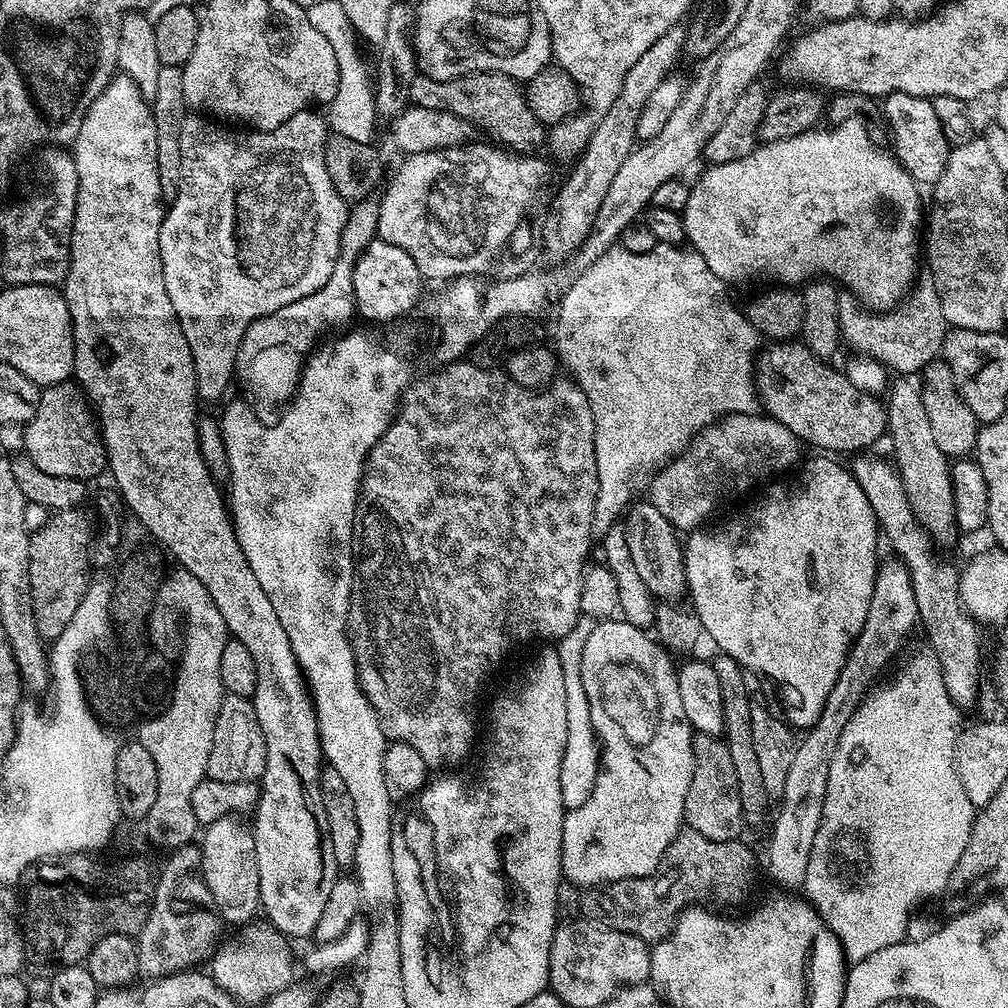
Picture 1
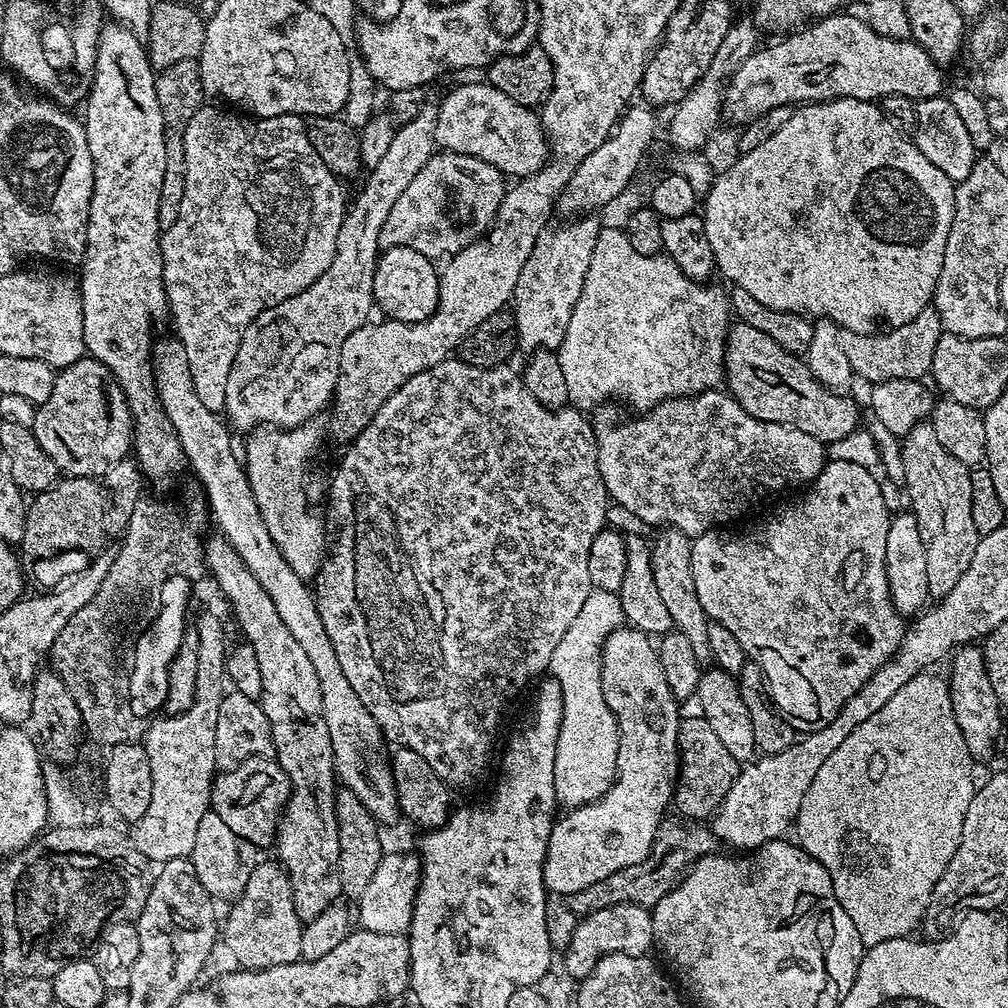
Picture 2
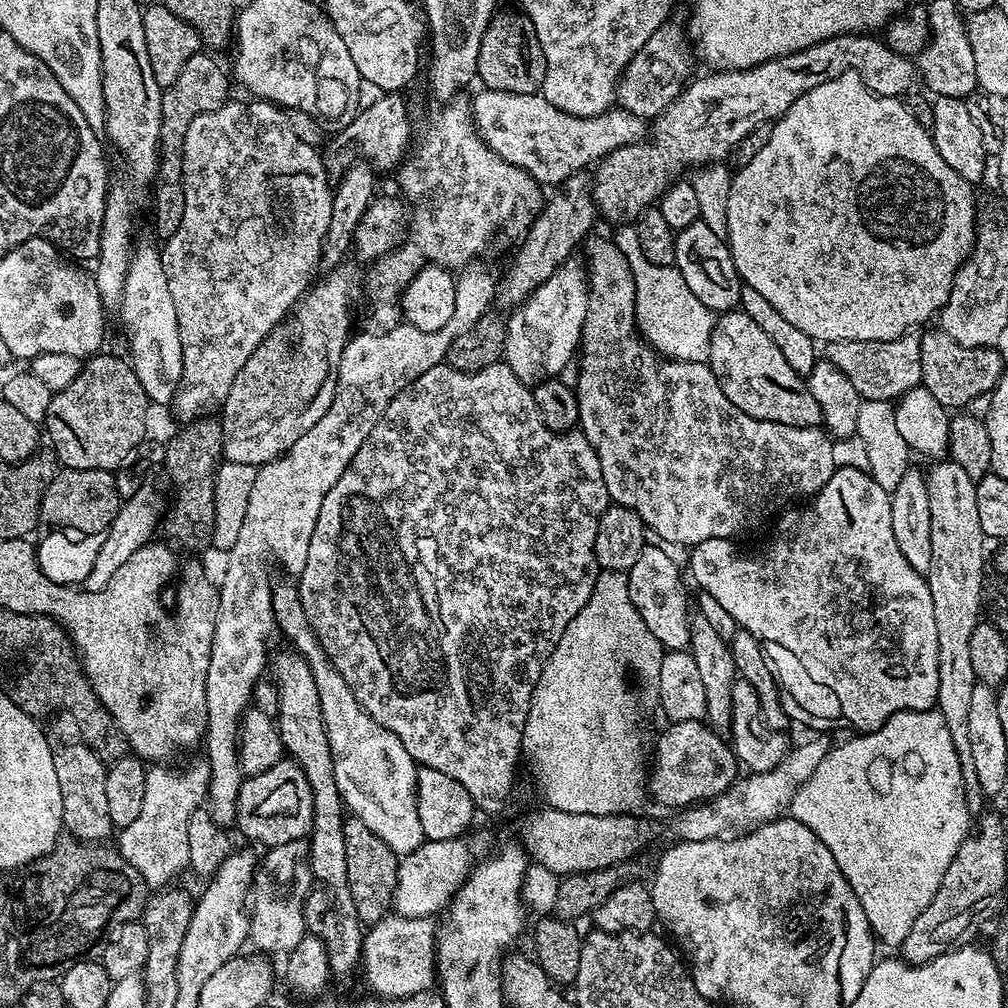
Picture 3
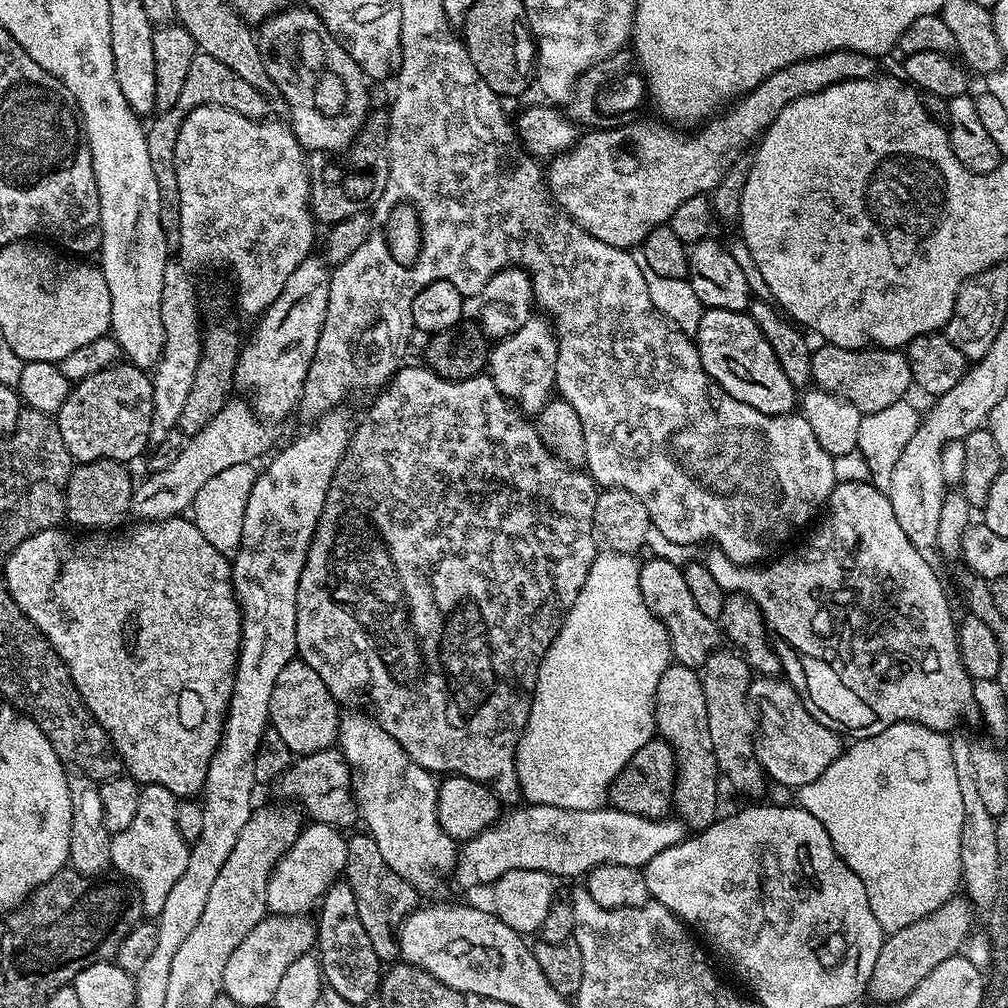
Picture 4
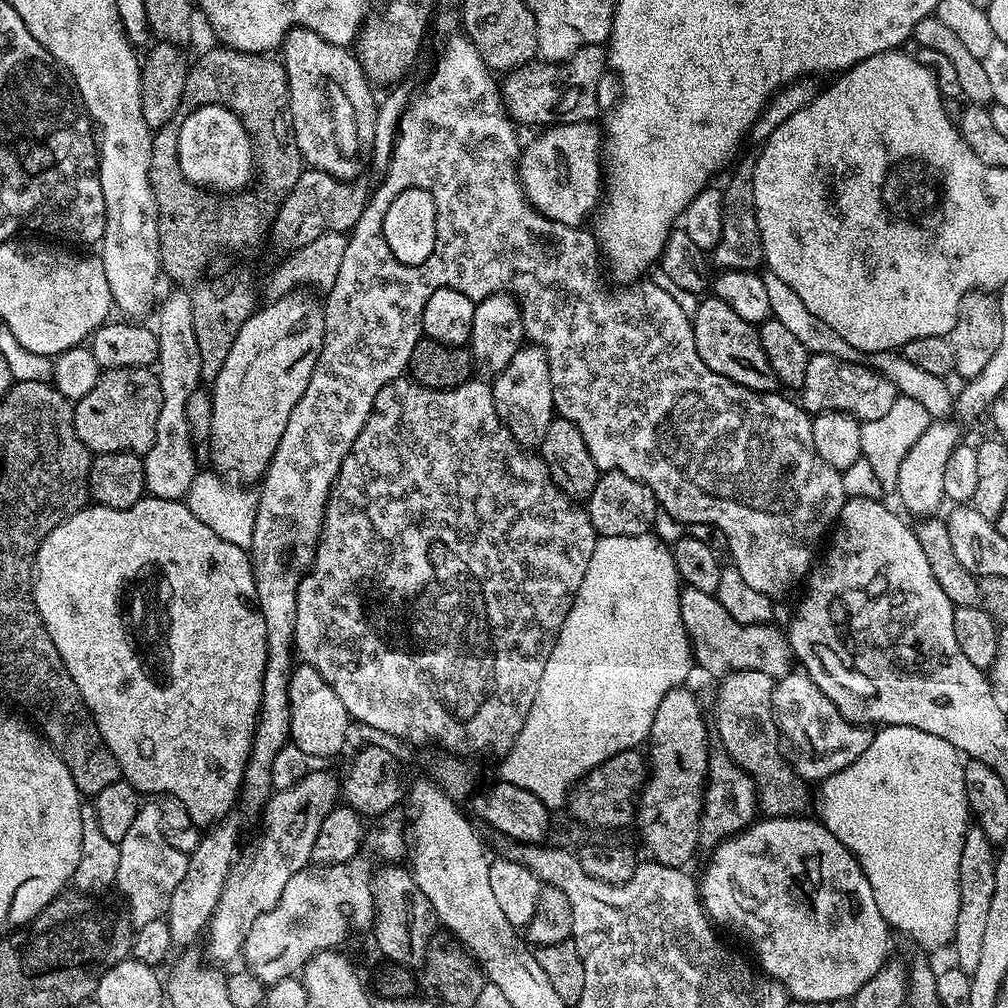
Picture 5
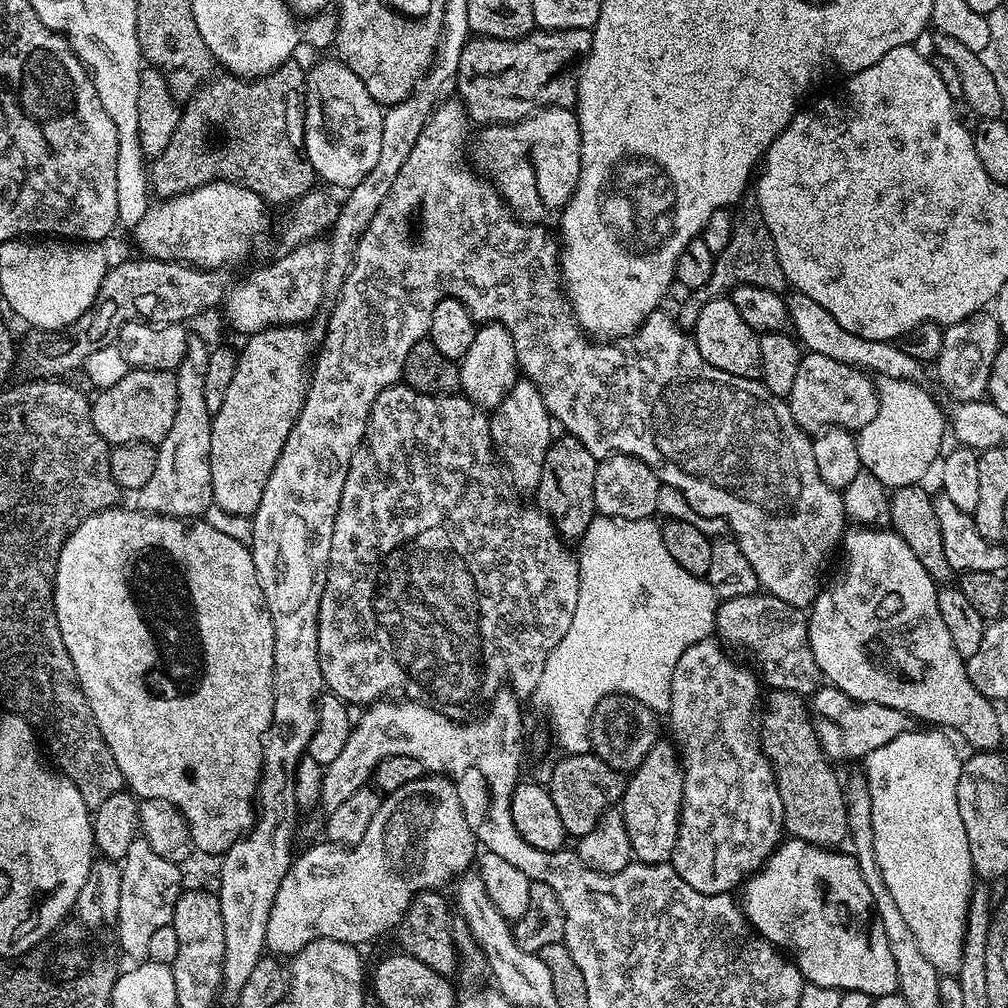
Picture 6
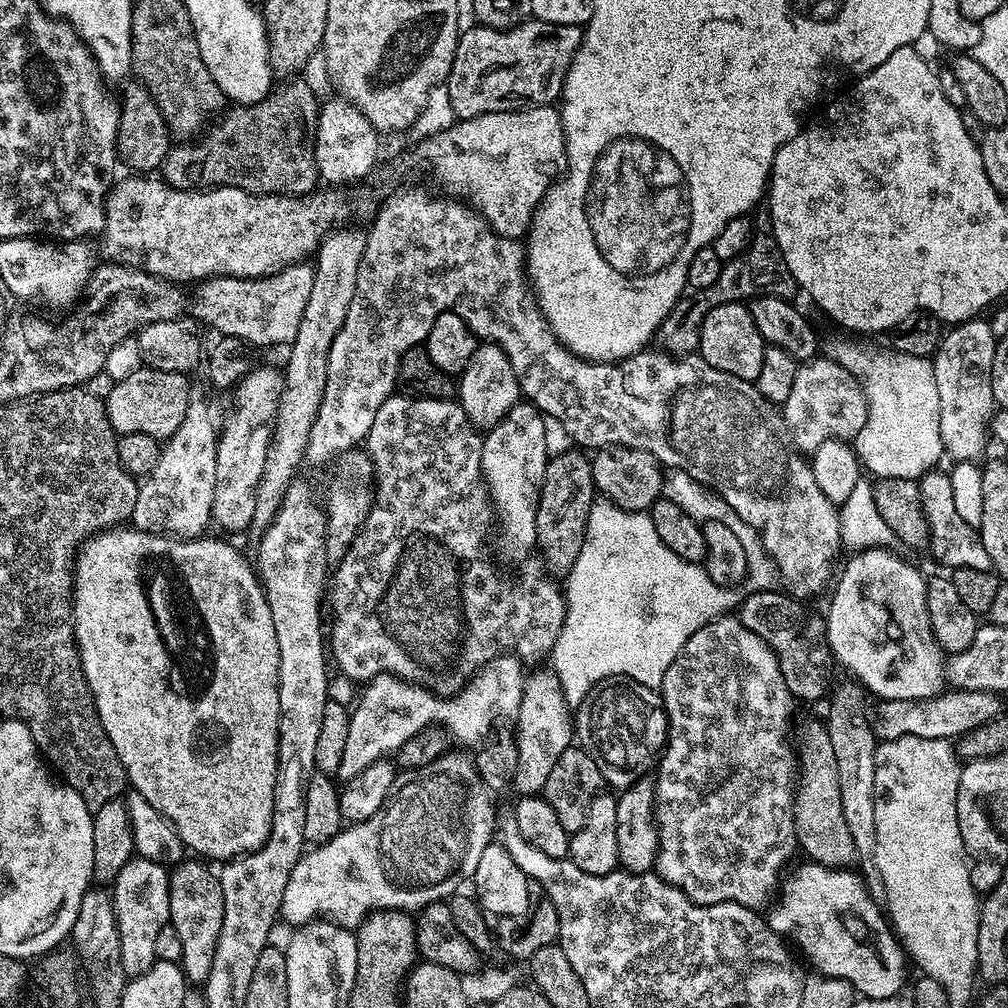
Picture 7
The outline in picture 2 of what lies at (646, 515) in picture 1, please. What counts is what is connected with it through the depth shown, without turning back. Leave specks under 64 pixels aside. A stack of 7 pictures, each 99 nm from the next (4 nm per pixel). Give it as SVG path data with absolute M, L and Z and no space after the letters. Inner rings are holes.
M665 527L655 533L655 542L651 545L652 566L654 581L659 597L666 606L667 613L672 618L675 631L686 634L686 638L693 647L694 656L704 664L711 659L712 650L709 647L709 626L705 610L702 609L702 602L698 599L698 592L695 589L694 566L690 560L692 553L692 540L686 534L682 534L676 528Z

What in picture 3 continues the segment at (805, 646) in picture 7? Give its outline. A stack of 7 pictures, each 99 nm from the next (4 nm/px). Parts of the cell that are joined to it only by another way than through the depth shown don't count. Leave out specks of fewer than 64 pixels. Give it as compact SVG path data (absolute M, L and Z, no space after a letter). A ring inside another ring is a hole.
M646 544L639 552L638 561L626 574L631 604L638 610L639 616L646 623L650 634L653 634L654 638L657 638L667 651L685 651L690 643L690 609L688 610L688 598L679 570L679 563L667 557L658 546Z

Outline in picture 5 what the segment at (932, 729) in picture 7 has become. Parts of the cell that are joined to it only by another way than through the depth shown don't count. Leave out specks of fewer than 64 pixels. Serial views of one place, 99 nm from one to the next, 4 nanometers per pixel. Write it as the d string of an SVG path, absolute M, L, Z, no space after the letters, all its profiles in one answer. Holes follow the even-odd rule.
M793 670L775 681L772 714L781 737L792 747L790 763L805 782L823 782L854 762L870 746L871 727L854 724L840 713L840 707L803 670Z

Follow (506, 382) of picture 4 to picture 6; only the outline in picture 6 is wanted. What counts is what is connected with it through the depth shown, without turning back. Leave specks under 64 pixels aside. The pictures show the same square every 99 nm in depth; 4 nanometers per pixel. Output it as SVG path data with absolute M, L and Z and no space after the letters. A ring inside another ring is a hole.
M523 378L502 398L502 402L490 412L490 438L496 449L499 463L506 473L513 488L521 493L535 493L538 482L542 478L542 462L546 458L546 450L554 439L554 421L546 410L546 402L538 394L536 387Z

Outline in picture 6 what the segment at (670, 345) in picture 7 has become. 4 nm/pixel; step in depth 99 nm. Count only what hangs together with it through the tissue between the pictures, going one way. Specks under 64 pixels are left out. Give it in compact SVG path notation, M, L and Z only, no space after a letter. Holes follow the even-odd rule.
M745 199L732 212L730 242L726 250L715 253L715 257L710 282L706 282L706 286L695 289L688 299L679 305L678 323L685 330L695 329L698 314L702 306L706 306L706 302L727 297L740 284L753 284L762 290L778 293L783 293L789 287L786 274L782 270L782 262L778 262L778 250L774 246L774 238L770 238L766 218L762 218L762 210L756 205L755 199Z

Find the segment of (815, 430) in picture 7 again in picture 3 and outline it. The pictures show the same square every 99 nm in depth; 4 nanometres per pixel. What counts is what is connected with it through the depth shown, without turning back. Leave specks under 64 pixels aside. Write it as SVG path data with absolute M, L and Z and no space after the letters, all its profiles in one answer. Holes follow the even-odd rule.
M905 334L893 340L839 340L827 345L826 359L858 390L861 400L891 400L896 402L911 388L921 387L922 350L920 338L916 334Z

